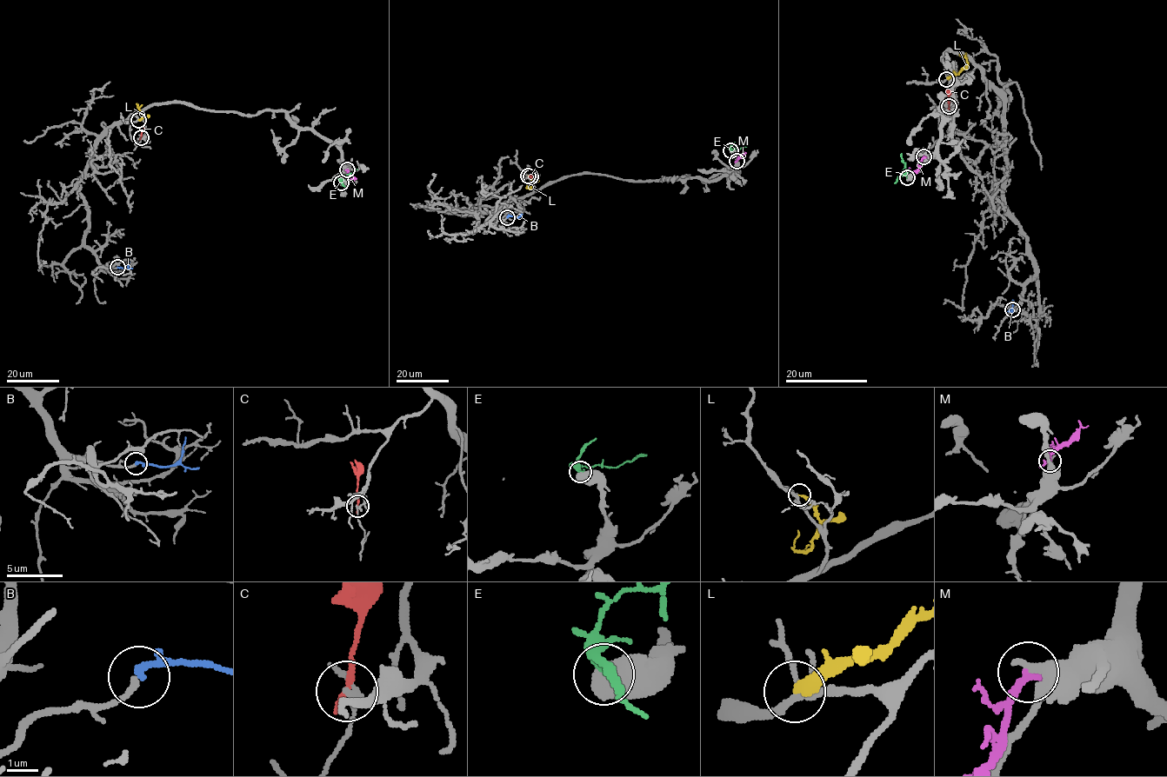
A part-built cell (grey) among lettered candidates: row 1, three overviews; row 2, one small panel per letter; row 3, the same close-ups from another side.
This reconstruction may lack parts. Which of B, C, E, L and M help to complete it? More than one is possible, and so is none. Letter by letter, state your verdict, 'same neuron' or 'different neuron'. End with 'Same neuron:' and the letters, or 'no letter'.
B: same neuron
C: different neuron
E: different neuron
L: different neuron
M: different neuron
Same neuron: B

